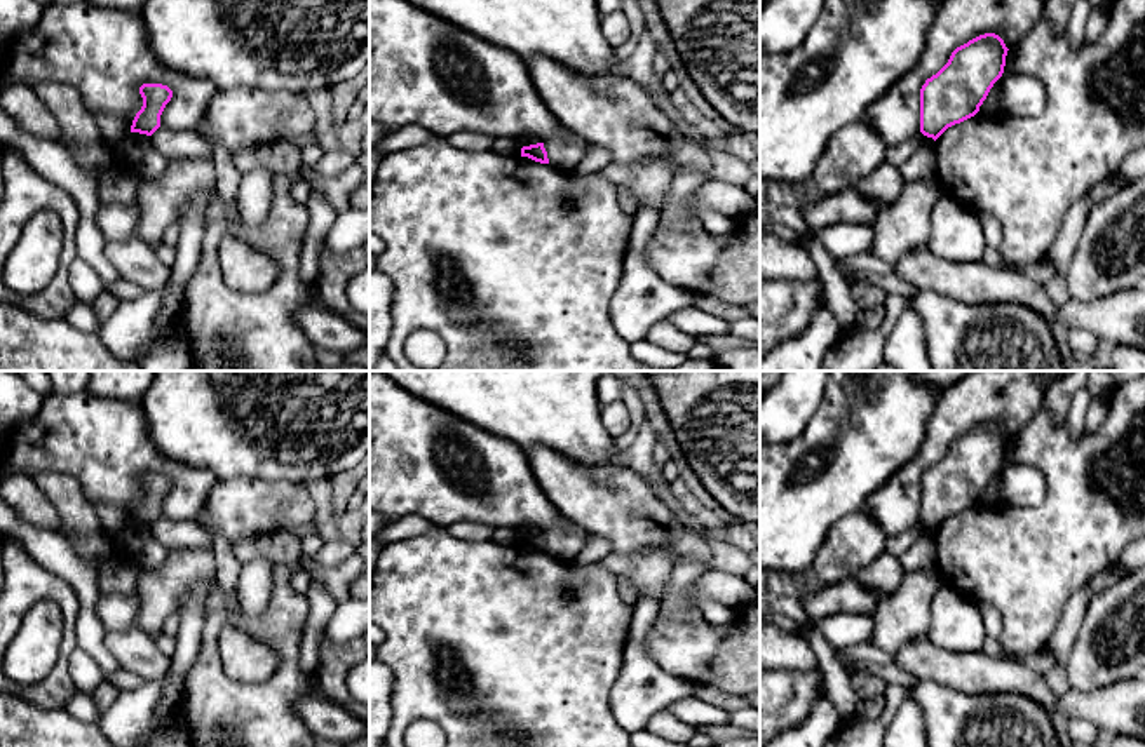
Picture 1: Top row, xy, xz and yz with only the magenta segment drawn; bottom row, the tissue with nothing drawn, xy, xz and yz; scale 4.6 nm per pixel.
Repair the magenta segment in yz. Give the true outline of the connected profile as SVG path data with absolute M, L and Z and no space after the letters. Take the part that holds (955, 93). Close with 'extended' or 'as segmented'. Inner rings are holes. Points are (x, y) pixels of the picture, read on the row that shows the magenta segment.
M995 33L957 47L920 89L920 132L936 141L948 127L974 117L1002 77L1007 50Z; as segmented

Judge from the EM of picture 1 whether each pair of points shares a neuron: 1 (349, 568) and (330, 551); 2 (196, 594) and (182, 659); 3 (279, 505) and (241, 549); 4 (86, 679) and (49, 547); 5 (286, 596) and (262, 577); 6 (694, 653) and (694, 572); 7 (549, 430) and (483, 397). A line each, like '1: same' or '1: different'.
1: different
2: same
3: different
4: different
5: different
6: same
7: same

